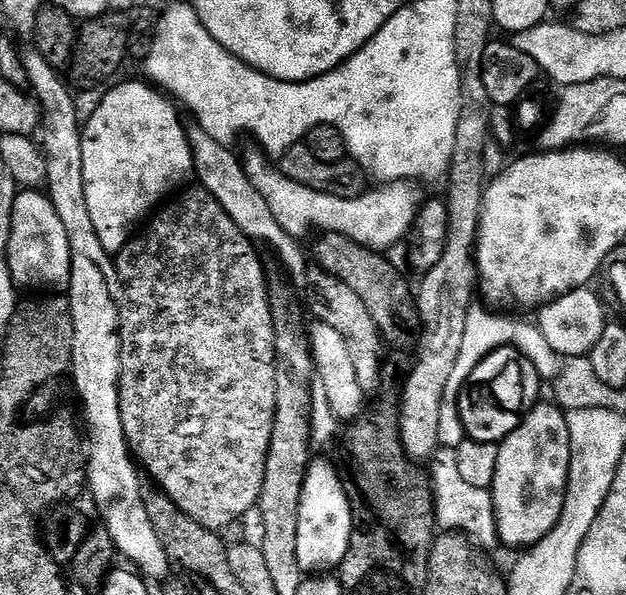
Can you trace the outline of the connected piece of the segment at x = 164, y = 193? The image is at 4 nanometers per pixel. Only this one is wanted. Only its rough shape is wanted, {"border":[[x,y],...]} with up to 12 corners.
{"border":[[128,80],[82,124],[86,210],[109,254],[194,172],[159,87]]}

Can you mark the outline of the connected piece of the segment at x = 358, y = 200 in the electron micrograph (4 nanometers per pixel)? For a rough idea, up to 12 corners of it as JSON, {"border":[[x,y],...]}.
{"border":[[252,156],[246,171],[292,237],[401,243],[417,205],[400,182],[338,196]]}

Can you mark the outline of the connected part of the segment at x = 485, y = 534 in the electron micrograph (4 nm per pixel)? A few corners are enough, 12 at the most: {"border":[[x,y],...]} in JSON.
{"border":[[455,451],[431,461],[437,525],[497,547],[491,491],[462,479]]}

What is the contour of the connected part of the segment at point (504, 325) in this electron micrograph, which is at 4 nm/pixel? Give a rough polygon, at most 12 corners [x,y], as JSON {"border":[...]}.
{"border":[[487,307],[468,311],[448,394],[499,348],[516,348],[555,381],[562,358],[535,323]]}

